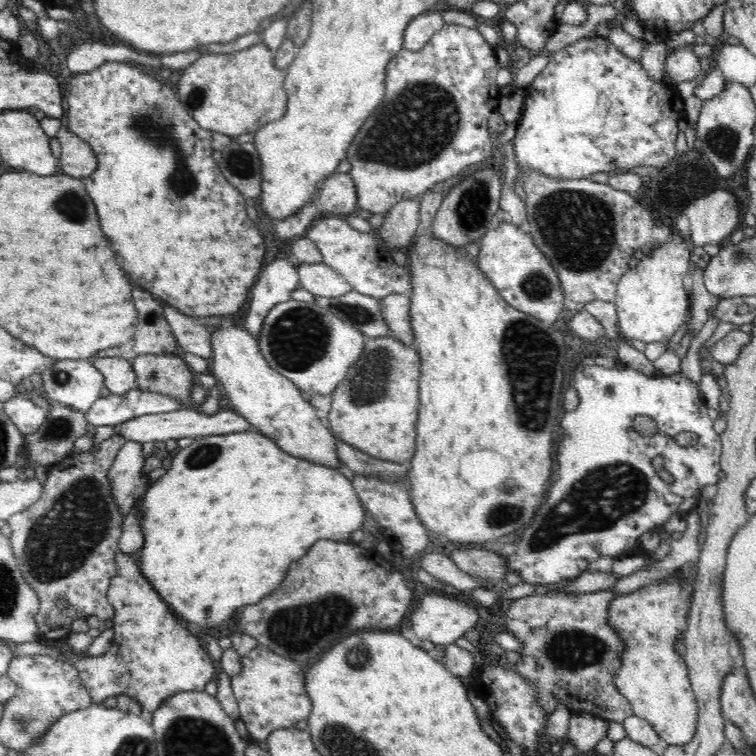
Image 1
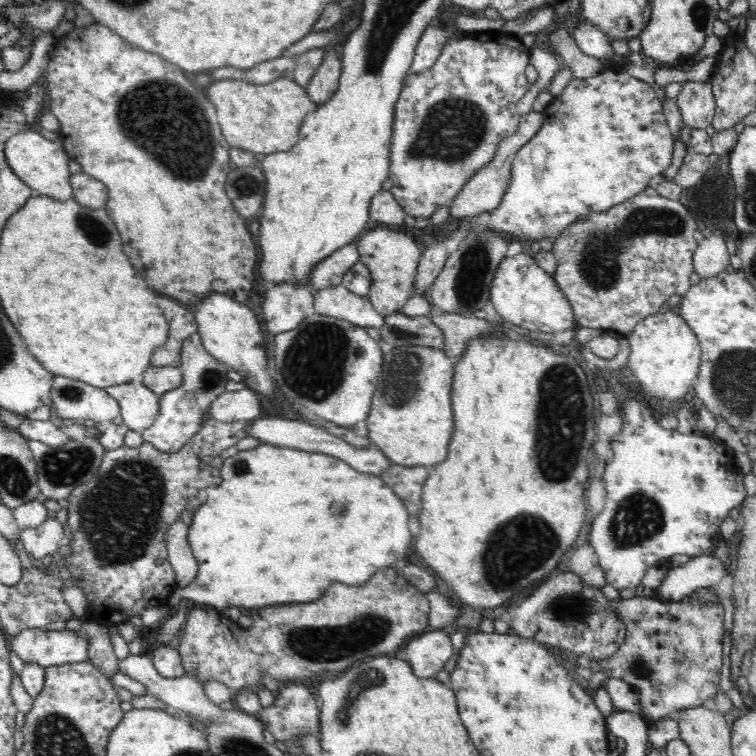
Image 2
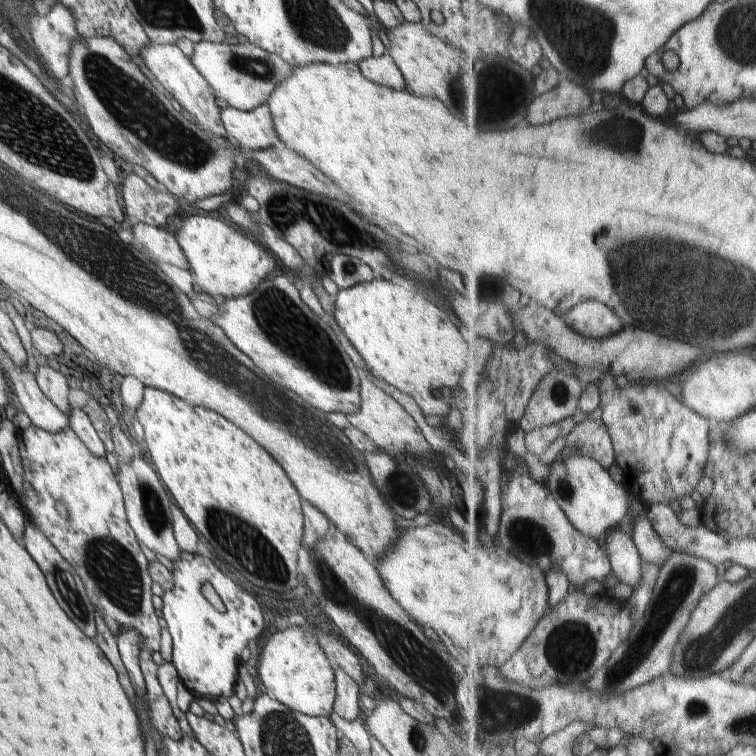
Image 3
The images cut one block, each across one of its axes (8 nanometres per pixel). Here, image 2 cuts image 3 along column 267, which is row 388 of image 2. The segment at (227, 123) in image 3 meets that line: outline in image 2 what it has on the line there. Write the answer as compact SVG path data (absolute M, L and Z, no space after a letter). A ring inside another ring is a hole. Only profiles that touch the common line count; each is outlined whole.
M141 379L106 390L117 402L123 423L137 432L148 428L159 411L159 396L149 390Z

